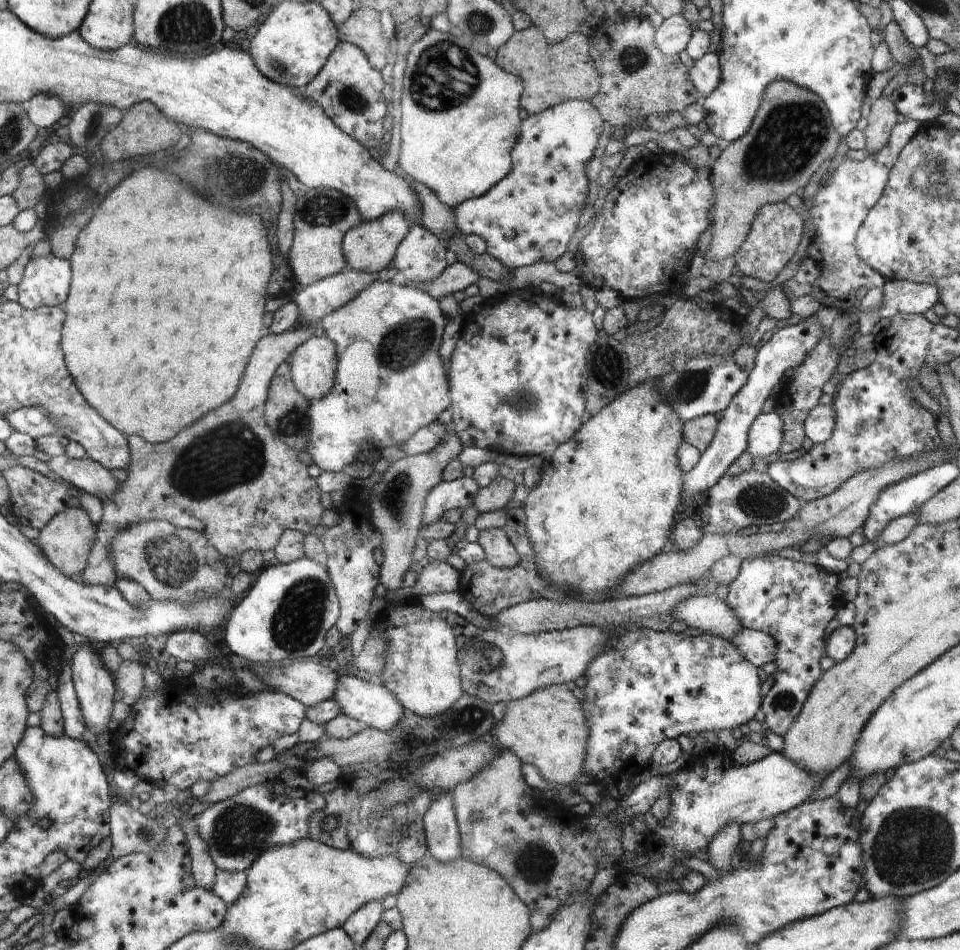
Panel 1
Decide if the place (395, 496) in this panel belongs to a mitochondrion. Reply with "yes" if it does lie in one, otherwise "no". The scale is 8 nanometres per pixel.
yes

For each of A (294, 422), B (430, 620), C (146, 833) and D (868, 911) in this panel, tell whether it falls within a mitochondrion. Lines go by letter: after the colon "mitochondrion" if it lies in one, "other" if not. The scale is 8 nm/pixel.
A: mitochondrion
B: other
C: mitochondrion
D: other

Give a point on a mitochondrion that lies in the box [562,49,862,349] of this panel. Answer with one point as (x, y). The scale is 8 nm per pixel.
(793, 132)

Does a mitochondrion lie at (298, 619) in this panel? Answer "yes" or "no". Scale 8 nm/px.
yes

